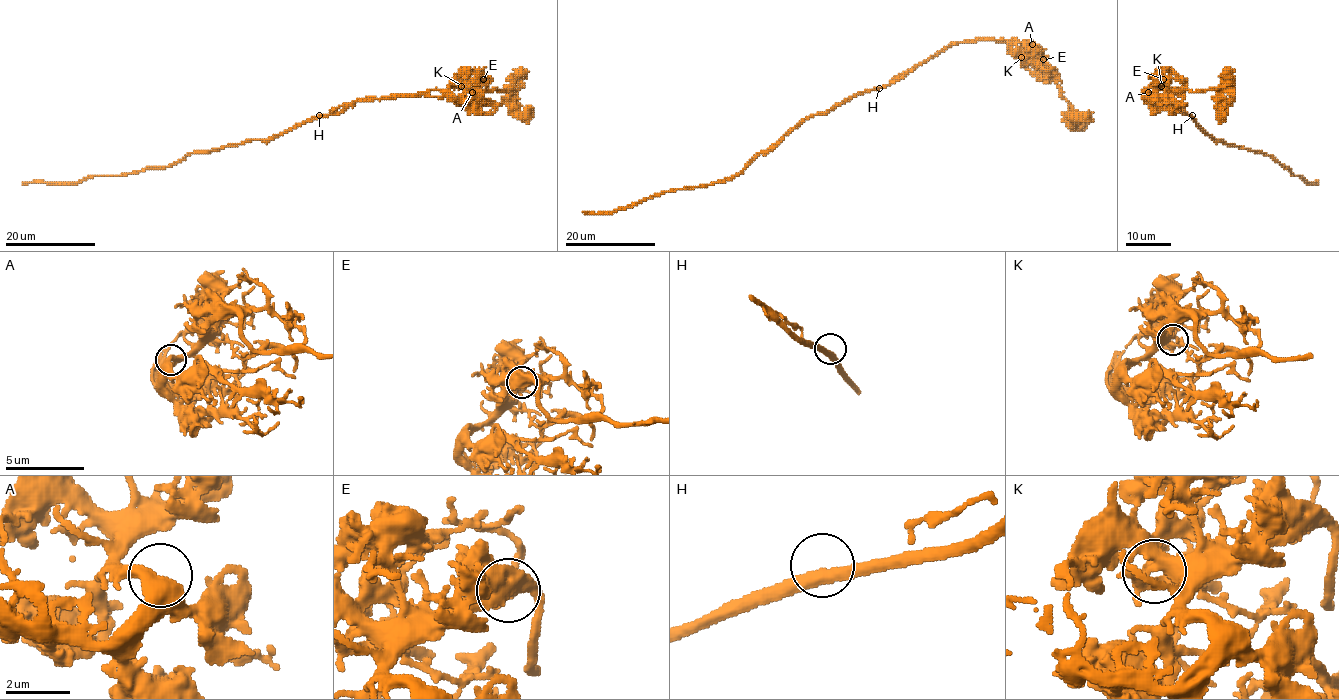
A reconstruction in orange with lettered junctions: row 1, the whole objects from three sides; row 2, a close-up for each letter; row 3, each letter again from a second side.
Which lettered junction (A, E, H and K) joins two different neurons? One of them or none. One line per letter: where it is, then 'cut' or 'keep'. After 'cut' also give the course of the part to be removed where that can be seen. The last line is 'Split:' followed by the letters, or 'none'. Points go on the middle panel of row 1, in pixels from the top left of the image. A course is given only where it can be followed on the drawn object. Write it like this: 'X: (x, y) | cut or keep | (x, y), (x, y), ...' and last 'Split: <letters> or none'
A: (1032, 44) | keep
E: (1043, 59) | keep
H: (879, 88) | keep
K: (1021, 57) | keep
Split: none

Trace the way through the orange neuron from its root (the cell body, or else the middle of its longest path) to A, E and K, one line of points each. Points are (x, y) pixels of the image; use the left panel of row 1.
A: (319, 117), (342, 113), (362, 99), (430, 95), (466, 100), (472, 92)
E: (319, 117), (342, 113), (362, 99), (416, 95), (451, 99), (483, 79)
K: (319, 117), (342, 113), (362, 99), (416, 95), (446, 97), (450, 92), (450, 85), (457, 82), (461, 86)

